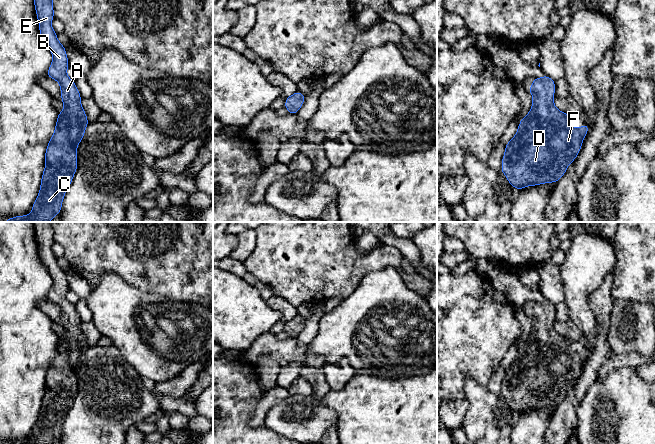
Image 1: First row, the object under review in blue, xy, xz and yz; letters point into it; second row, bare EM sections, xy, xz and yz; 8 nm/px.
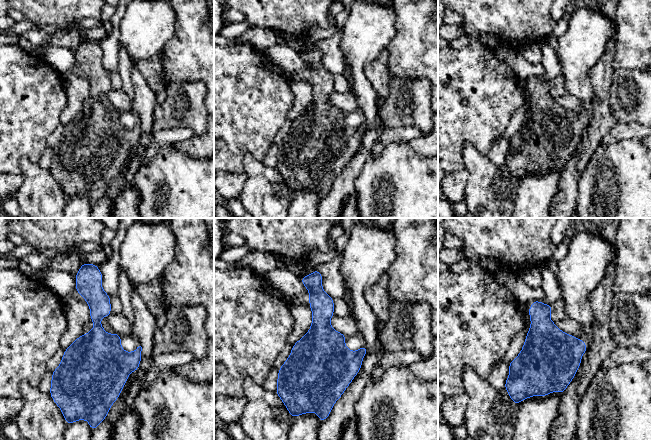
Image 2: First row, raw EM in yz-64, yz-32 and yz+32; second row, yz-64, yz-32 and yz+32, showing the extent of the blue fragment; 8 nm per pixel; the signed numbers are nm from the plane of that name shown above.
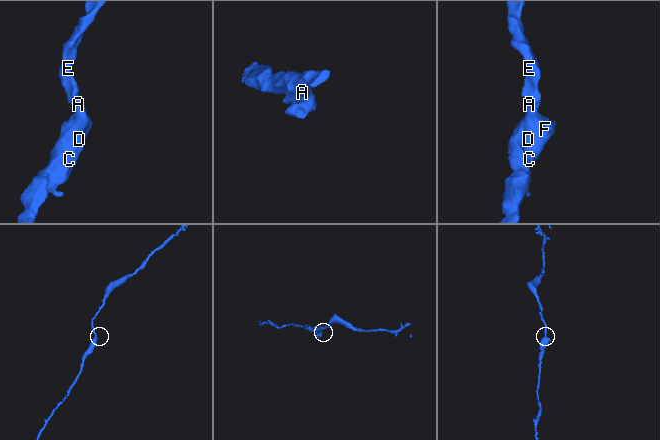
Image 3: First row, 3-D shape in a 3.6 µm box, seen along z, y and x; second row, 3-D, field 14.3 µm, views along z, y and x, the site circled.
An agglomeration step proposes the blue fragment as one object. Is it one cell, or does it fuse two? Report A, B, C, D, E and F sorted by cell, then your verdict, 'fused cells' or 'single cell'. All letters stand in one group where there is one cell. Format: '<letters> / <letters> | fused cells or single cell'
A B C D E F | single cell

